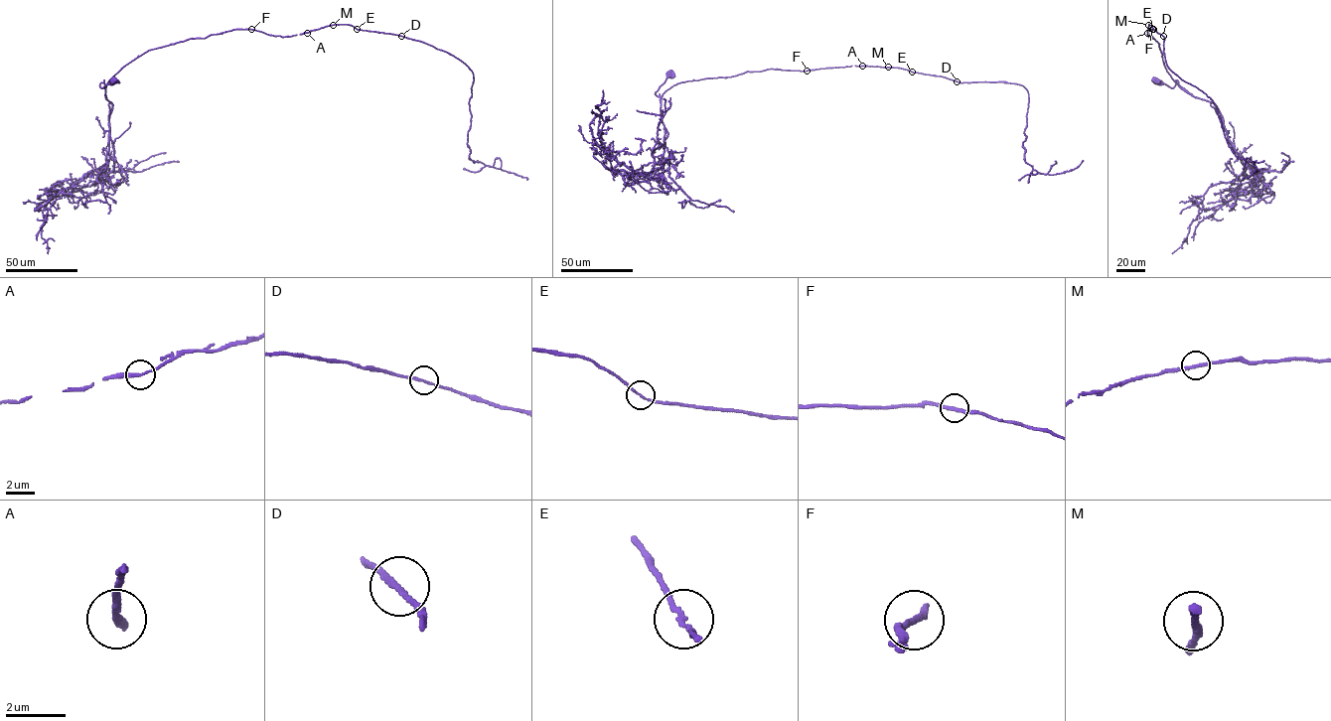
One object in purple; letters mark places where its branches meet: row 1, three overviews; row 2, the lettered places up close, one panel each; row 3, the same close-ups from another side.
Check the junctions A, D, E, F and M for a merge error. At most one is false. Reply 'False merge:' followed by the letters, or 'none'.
False merge: none

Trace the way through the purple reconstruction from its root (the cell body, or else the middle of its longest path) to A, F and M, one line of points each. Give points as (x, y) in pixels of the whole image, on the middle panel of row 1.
A: (668, 74), (655, 92), (660, 94), (661, 106), (666, 90), (686, 81), (769, 69), (806, 71), (862, 66)
F: (668, 74), (655, 92), (658, 96), (660, 94), (661, 106), (663, 94), (681, 82), (769, 69), (807, 71)
M: (668, 74), (655, 92), (660, 94), (661, 106), (666, 90), (686, 81), (769, 69), (887, 67)

